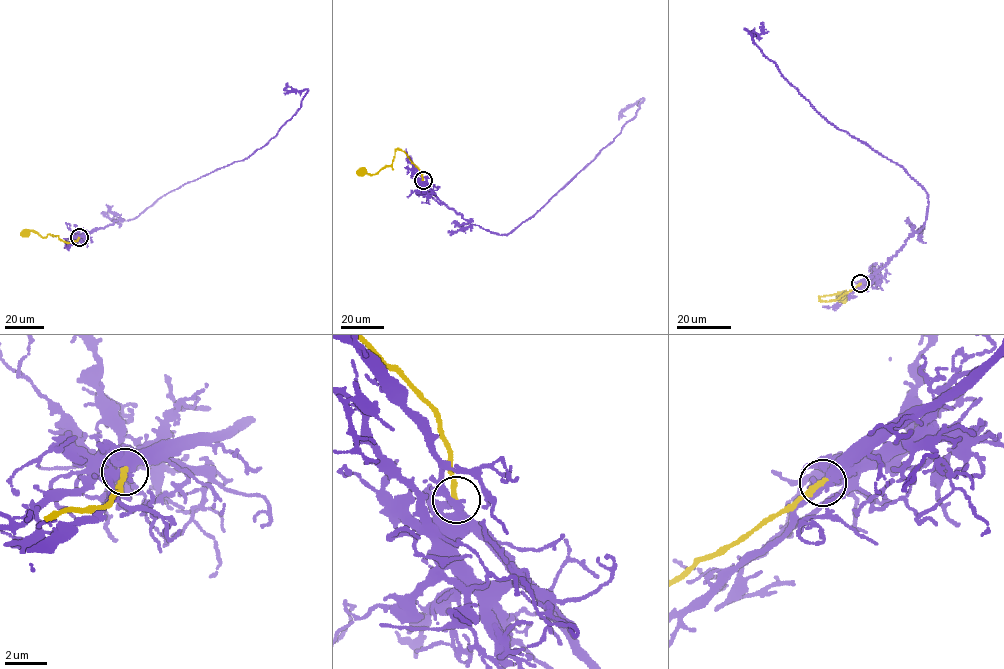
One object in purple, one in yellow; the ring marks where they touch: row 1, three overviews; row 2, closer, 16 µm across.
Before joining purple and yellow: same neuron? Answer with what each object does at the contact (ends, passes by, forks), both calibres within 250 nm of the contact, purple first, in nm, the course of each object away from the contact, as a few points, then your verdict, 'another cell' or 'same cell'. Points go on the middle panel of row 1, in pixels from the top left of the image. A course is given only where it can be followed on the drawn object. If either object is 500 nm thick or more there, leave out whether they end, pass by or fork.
purple forks there; yellow ends there; 320 nm thick on the purple side, 280 nm on the other; purple runs (422, 180), (439, 200), (471, 224), (507, 235), (534, 215), (613, 141), (636, 115), (644, 98), (620, 114); yellow runs (423, 180), (421, 172), (404, 152), (397, 149), (391, 165), (376, 174), (361, 172); same cell

